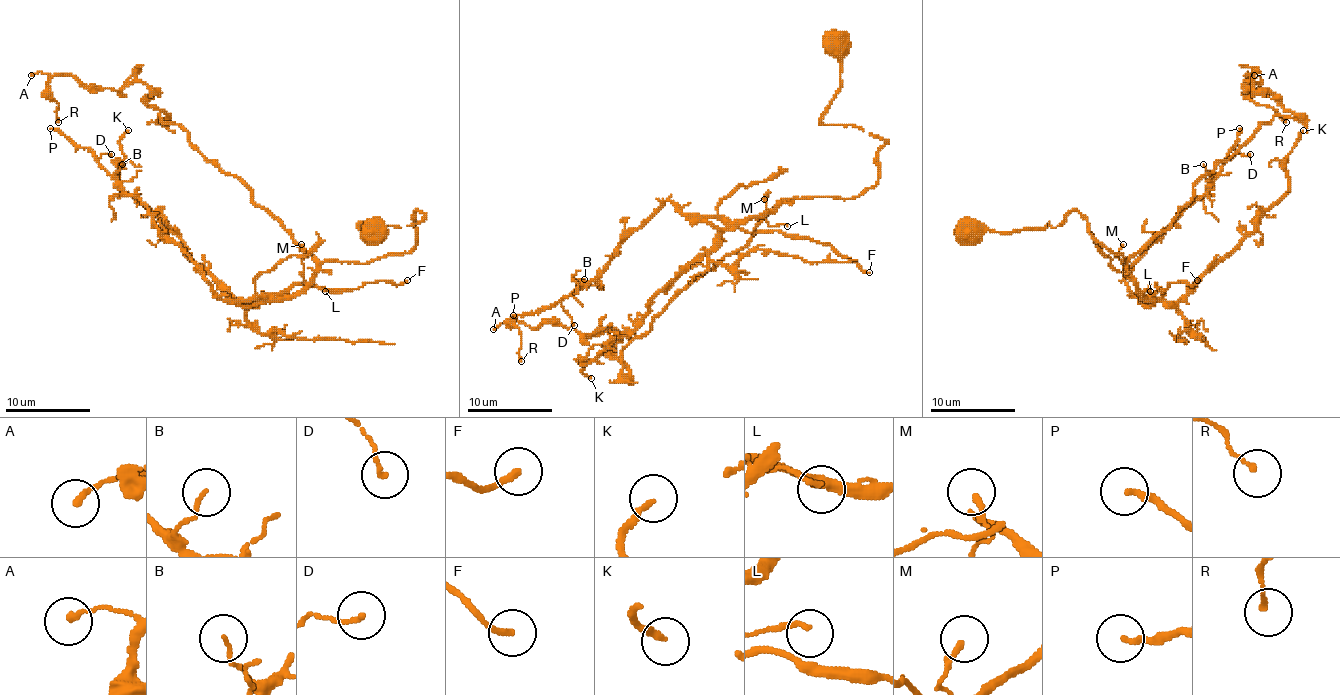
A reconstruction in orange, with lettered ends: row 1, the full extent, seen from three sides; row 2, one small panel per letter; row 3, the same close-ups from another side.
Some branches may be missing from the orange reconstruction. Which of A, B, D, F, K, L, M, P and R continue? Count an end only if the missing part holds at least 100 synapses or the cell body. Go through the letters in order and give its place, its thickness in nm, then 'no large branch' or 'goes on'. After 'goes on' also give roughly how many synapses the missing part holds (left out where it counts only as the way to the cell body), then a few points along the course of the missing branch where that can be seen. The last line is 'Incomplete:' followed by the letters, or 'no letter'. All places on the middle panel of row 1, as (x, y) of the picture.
A: (493, 329) | 190 nm | no large branch
B: (584, 279) | 100 nm | no large branch
D: (574, 325) | 130 nm | no large branch
F: (869, 272) | 190 nm | no large branch
K: (591, 378) | 180 nm | no large branch
L: (787, 226) | 140 nm | no large branch
M: (764, 199) | 160 nm | no large branch
P: (513, 315) | 190 nm | no large branch
R: (521, 361) | 130 nm | no large branch
Incomplete: no letter

